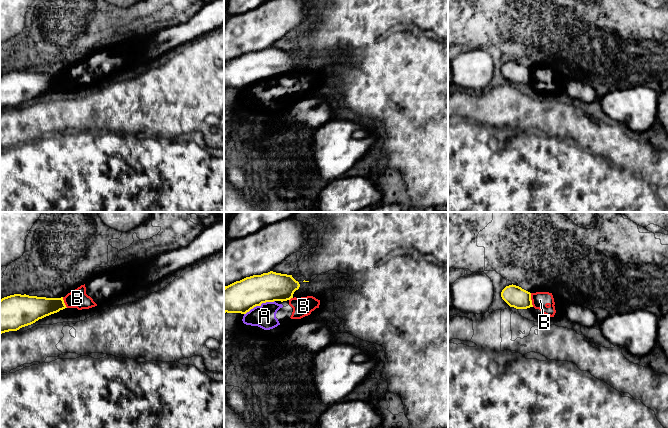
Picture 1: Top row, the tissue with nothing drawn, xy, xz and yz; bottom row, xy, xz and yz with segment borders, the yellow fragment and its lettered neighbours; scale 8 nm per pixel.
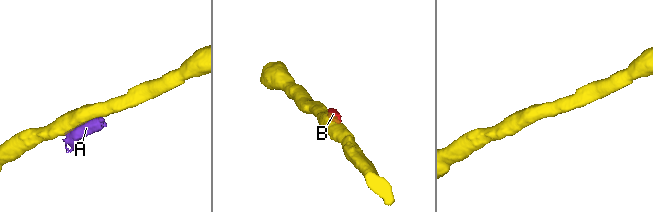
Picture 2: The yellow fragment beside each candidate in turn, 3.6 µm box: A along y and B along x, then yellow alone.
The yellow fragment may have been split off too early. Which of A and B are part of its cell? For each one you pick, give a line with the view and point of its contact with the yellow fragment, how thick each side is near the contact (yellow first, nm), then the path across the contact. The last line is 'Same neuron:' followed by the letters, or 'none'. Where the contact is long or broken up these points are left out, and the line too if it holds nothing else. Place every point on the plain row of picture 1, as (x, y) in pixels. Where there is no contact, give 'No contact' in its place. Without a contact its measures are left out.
Same neuron: none

